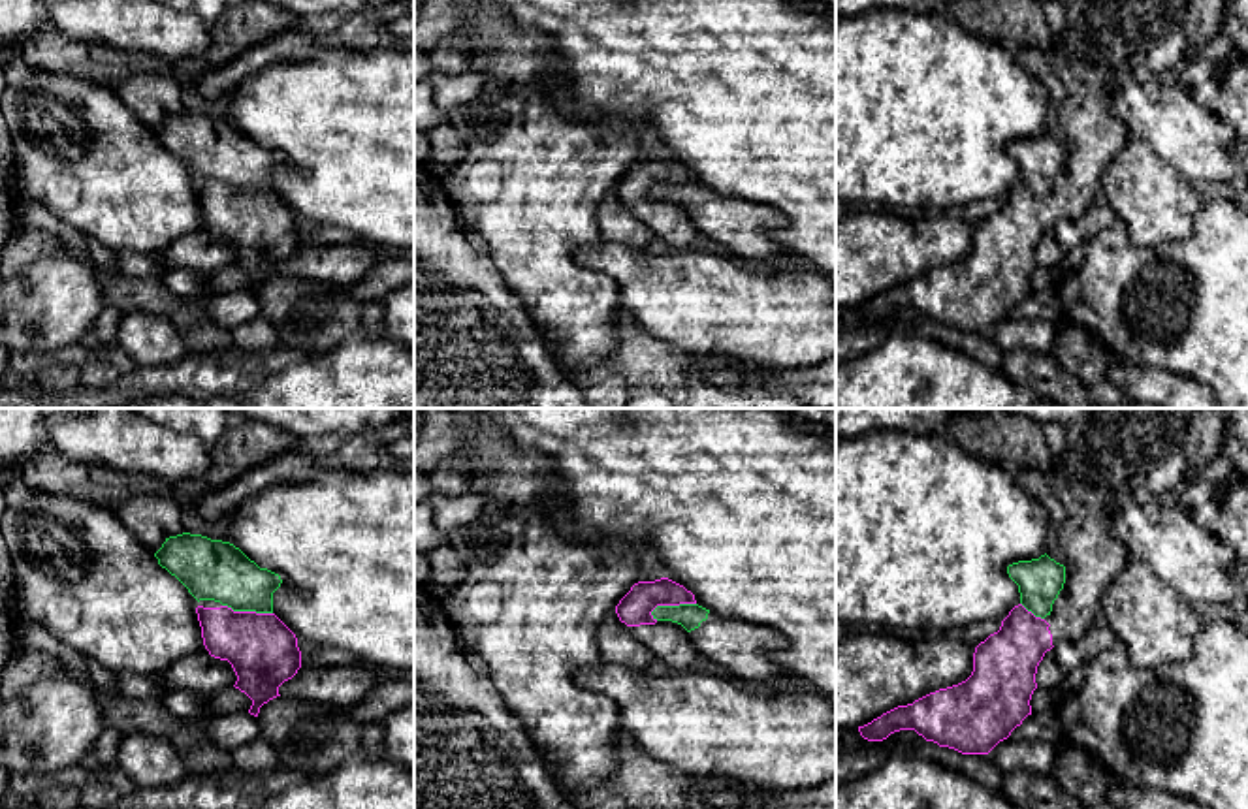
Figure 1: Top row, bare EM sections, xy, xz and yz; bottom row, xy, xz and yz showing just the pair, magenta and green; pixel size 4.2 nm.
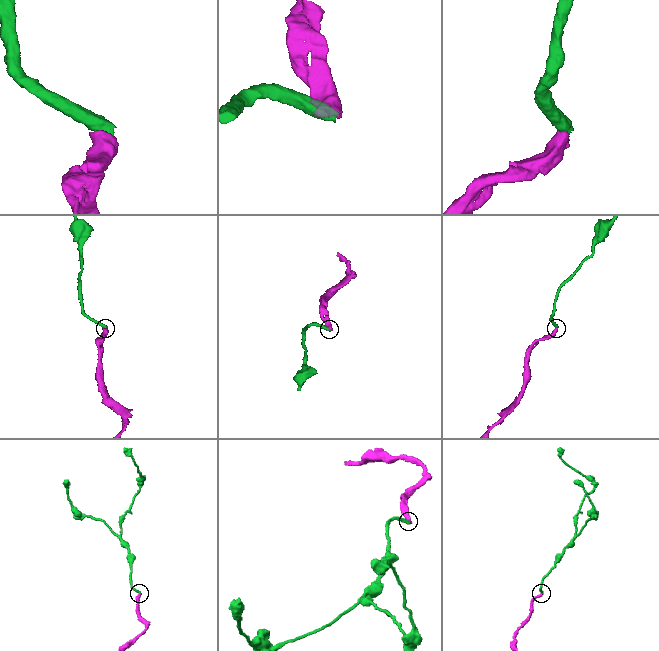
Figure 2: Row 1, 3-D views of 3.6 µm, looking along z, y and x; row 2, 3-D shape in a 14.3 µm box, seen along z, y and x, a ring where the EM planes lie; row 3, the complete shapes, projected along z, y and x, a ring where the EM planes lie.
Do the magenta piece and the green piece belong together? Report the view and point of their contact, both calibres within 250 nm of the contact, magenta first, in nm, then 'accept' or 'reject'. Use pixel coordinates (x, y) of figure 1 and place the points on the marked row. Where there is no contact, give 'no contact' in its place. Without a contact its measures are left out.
meets magenta in xz at (672, 604); 150 nm thick on the magenta side, 110 nm on the other; reject

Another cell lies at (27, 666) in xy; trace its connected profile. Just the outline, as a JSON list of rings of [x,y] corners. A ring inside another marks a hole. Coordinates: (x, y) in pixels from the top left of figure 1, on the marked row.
[[[19,649],[2,672],[0,698],[13,700],[21,690],[36,681],[62,672],[60,660],[38,649]]]

